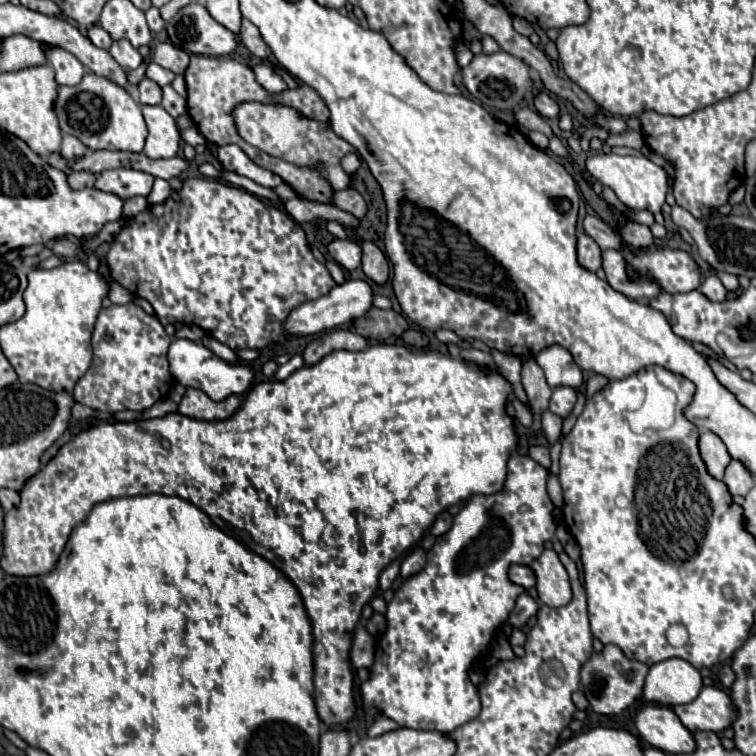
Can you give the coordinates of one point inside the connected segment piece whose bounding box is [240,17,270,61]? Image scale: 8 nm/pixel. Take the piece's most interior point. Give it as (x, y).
(249, 33)

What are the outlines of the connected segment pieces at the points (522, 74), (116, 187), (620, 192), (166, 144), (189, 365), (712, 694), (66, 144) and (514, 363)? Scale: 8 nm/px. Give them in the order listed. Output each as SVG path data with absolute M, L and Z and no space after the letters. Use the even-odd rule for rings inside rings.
M496 51L494 55L486 55L486 53L474 55L470 65L460 69L460 75L462 75L462 83L468 89L468 93L472 95L472 99L476 99L482 105L488 105L492 109L500 109L500 111L508 111L508 109L516 107L522 101L522 97L532 89L532 83L528 77L528 67L520 59L516 59L504 51Z
M108 169L102 171L94 183L96 189L100 191L108 191L118 195L120 199L128 199L134 195L142 195L146 197L152 189L154 177L144 173L144 171L136 171L136 169Z
M594 155L586 161L586 171L596 177L602 185L610 187L624 205L632 209L648 209L652 213L658 213L666 201L668 193L668 173L664 167L652 163L648 157L634 157L634 155Z
M142 105L142 115L148 125L148 137L142 153L150 159L174 157L180 147L180 131L174 117L160 105Z
M174 339L168 347L168 363L170 363L170 375L184 387L194 387L204 391L210 399L222 401L230 393L242 395L250 389L254 373L248 365L242 363L226 363L218 359L210 349L206 349L200 343L194 343L190 339Z
M702 687L700 695L686 705L676 705L674 713L690 731L724 731L728 729L738 711L730 703L730 695L718 687Z
M64 135L62 151L60 151L60 153L62 153L70 163L76 161L76 159L80 159L80 157L84 157L86 151L88 151L88 147L86 147L80 139L76 139L74 135Z
M492 351L492 357L494 357L496 369L500 371L500 375L506 377L506 381L512 385L514 395L526 405L526 393L524 393L524 387L520 383L520 365L522 365L522 361L516 355L498 353L498 351Z

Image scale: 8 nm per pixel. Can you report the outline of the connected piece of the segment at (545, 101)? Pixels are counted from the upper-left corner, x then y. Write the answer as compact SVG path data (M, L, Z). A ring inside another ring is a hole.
M536 93L534 95L534 105L536 105L536 111L544 117L558 117L558 105L550 95Z

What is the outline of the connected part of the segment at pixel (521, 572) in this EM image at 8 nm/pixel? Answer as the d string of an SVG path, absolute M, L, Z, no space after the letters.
M512 565L510 567L510 579L514 583L526 587L526 589L536 585L536 575L534 575L534 571L528 565Z

